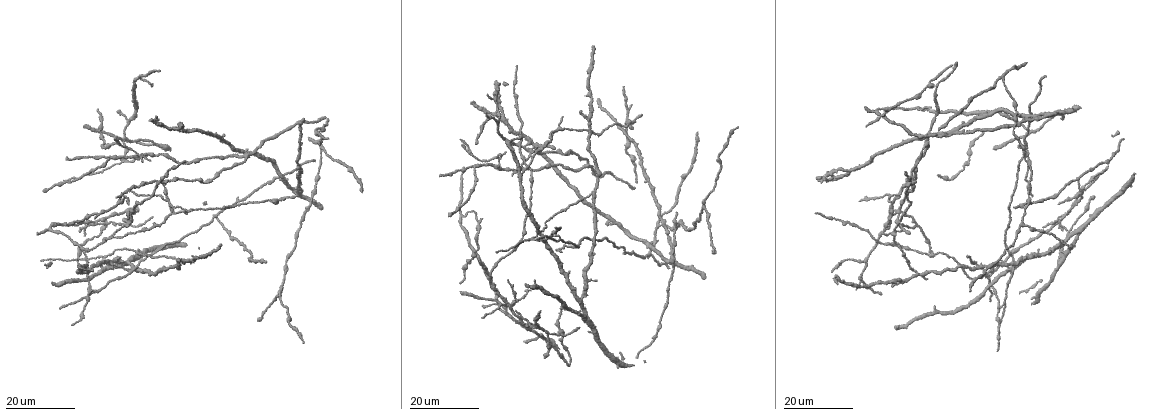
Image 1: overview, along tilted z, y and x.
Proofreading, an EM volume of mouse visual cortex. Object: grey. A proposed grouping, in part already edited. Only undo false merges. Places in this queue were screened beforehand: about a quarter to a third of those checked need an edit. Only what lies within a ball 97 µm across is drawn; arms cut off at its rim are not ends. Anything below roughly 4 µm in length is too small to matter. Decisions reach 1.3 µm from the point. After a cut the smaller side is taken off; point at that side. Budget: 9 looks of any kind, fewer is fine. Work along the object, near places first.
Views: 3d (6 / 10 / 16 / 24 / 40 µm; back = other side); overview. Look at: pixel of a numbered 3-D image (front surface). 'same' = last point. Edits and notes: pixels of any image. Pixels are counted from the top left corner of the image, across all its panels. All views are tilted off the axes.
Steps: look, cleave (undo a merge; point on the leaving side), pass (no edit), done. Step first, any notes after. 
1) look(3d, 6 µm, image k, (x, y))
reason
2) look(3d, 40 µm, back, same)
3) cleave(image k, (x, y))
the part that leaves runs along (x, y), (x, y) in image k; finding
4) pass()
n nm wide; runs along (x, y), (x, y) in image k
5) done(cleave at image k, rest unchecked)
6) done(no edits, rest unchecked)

look(3d, 16 µm, image 1, (1023, 226))
a fork

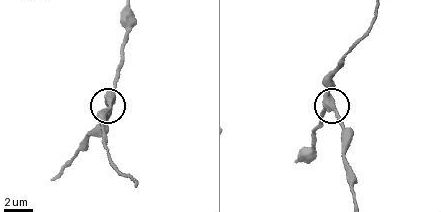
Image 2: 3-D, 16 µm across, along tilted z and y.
look(3d, 10 µm, image 2, (107, 101))

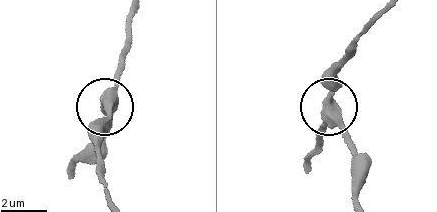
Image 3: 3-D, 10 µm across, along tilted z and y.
pass()
side arm 17 µm; one neuron here

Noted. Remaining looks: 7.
look(3d, 24 µm, image 1, (559, 238))
three arms meet

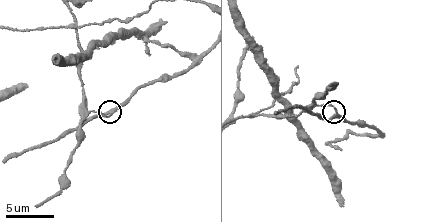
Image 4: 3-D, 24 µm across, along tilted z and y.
look(3d, 6 µm, image 4, (109, 111))
zoom in

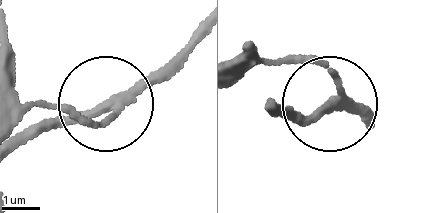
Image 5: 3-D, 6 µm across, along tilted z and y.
cleave(image 5, (159, 73))
the part that leaves runs along (116, 104), (200, 35) in image 5; two neurons meet here

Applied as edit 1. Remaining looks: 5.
look(3d, 10 µm, image 4, (76, 28))
four arms meet

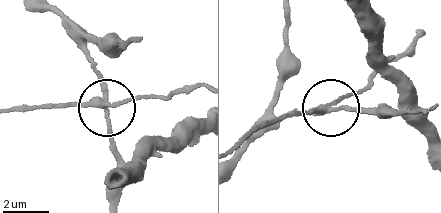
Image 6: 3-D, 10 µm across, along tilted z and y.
look(3d, 6 µm, image 6, (333, 108))
zoom in

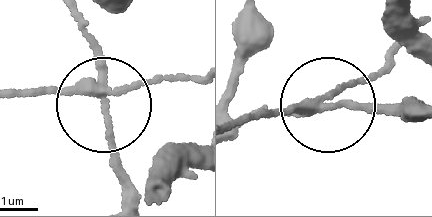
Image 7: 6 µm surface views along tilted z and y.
cleave(image 7, (154, 83))
4 arms; the part that leaves runs along (97, 87), (195, 75) in image 7; a second neuron is stuck on

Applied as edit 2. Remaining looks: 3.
look(3d, 16 µm, image 1, (899, 194))
small branch off a trunk

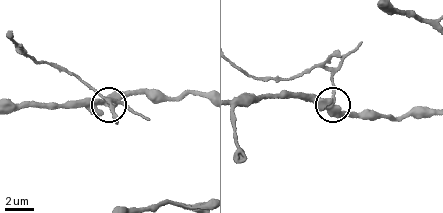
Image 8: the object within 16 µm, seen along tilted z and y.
look(3d, 6 µm, same)
zoom in

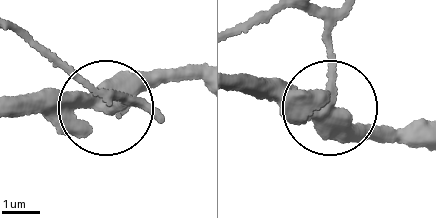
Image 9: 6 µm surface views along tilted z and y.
pass()
300 nm wide; all the same neuron

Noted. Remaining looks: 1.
done(cleave at image 5, cleave at image 7, rest unchecked)

